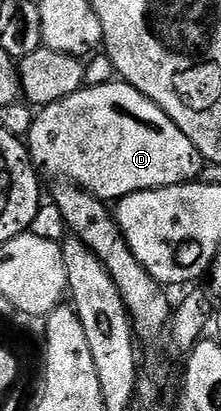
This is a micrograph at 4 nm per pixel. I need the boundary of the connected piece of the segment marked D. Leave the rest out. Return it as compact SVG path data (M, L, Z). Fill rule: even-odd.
M122 80L97 86L84 86L72 96L42 107L35 116L25 142L32 165L72 185L82 187L106 202L118 202L131 193L171 187L196 181L205 165L201 152L181 128L153 100Z

